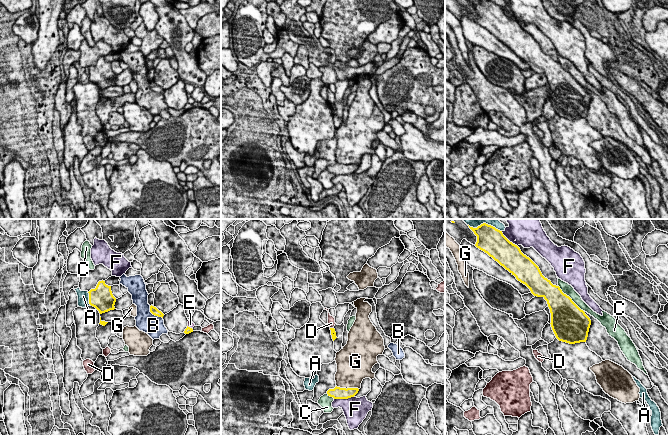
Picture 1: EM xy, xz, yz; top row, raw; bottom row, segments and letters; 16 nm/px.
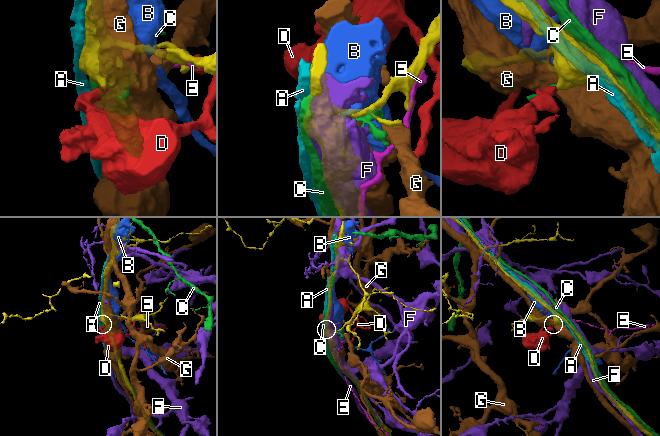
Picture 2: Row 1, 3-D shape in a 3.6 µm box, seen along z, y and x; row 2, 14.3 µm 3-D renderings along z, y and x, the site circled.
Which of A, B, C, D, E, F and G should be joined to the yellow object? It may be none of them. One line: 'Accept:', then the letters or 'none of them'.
Accept: none of them

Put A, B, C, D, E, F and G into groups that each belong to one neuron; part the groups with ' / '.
A / B / C / D / E / F / G

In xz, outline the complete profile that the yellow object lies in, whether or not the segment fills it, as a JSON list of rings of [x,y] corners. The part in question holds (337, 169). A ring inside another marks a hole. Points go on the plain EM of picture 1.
[[[335,163],[334,165],[329,165],[327,167],[328,172],[334,175],[348,175],[354,173],[358,169],[358,164],[340,164]]]

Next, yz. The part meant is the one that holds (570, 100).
[[[488,0],[469,4],[477,12],[475,22],[525,60],[534,72],[543,73],[551,89],[551,103],[559,117],[569,120],[586,118],[590,94],[559,62],[545,54],[539,43],[520,24],[510,18],[502,7]]]

